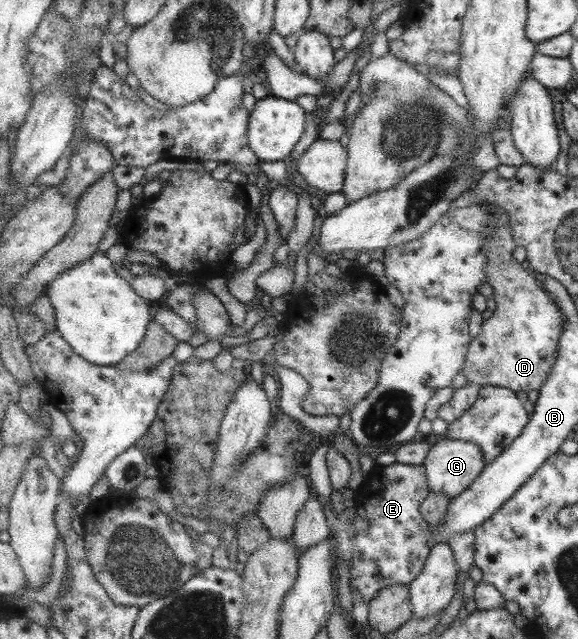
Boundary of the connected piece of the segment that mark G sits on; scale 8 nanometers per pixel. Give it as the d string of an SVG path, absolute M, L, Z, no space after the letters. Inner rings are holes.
M447 436L434 443L425 458L427 481L431 492L439 492L455 498L469 489L485 468L485 455L481 447L473 441L449 439Z

